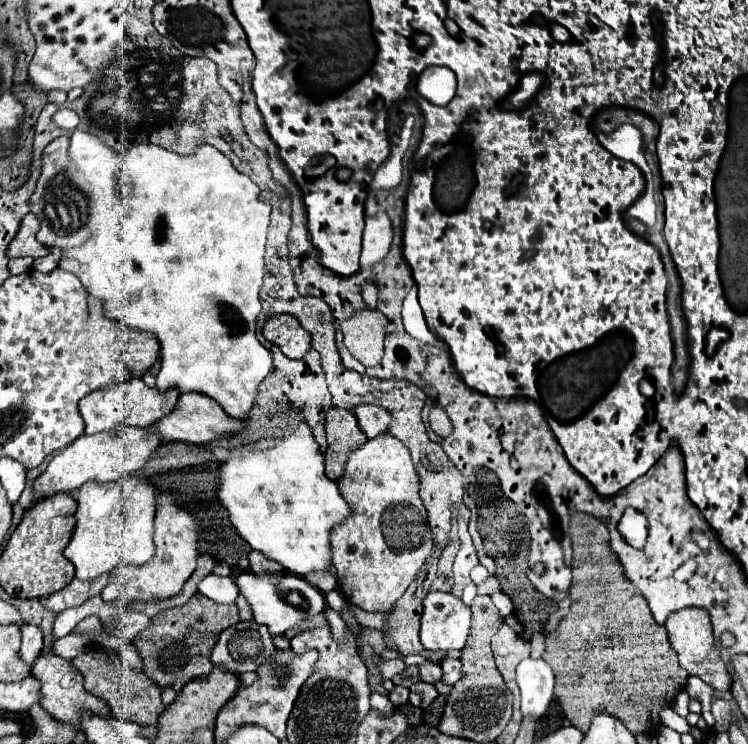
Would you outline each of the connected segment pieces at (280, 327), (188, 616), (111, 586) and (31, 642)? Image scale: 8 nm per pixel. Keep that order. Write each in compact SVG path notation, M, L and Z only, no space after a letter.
M291 314L271 316L263 324L263 336L279 346L287 358L303 358L311 348L309 332Z
M195 594L181 608L171 608L157 614L151 618L151 626L135 638L135 648L143 660L143 672L163 690L173 688L175 692L181 692L189 680L205 678L213 670L209 654L219 634L237 622L239 614L235 604L217 604L203 594Z
M111 580L111 582L103 588L103 592L101 592L101 598L103 598L105 602L113 602L113 600L117 600L119 596L121 596L121 590L119 590L119 586L117 586L115 580Z
M25 624L25 626L21 628L21 634L23 634L23 638L21 638L19 656L23 658L23 662L25 662L27 666L33 666L35 660L37 660L37 656L39 656L41 650L43 650L41 630L39 630L37 626L33 626L33 624Z

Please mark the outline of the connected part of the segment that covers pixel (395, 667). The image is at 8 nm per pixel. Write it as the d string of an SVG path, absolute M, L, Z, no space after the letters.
M379 660L379 662L377 662L377 668L379 668L379 672L383 674L383 678L393 678L395 674L403 672L405 664L403 664L401 660Z

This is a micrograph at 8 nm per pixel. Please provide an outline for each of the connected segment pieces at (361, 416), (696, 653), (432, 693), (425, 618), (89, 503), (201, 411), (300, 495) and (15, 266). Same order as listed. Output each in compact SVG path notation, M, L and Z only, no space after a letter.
M359 404L353 412L355 412L355 418L357 418L361 430L367 434L367 438L375 438L377 434L387 432L387 426L391 422L391 416L381 406Z
M683 608L679 612L673 612L667 618L665 628L669 632L671 646L679 656L679 664L691 676L699 676L703 682L707 682L709 686L713 686L715 690L721 690L721 692L731 688L731 676L727 672L727 666L723 664L723 660L719 658L719 650L715 648L715 640L713 640L709 614L703 608Z
M417 682L409 688L409 702L417 708L429 708L429 704L437 698L437 690L433 684Z
M429 592L423 600L421 644L427 650L461 650L469 634L471 610L461 598Z
M123 476L119 482L109 482L109 484L97 484L97 482L87 482L75 492L77 498L77 526L73 532L73 538L69 546L65 548L65 556L73 562L77 570L77 578L83 582L91 582L103 574L111 574L119 562L127 562L131 566L143 566L149 562L149 558L155 554L153 546L153 520L155 520L155 488L149 482L143 482L135 476Z
M187 392L187 394L179 396L171 414L167 414L163 420L153 424L153 430L155 430L155 434L159 434L159 438L163 442L189 442L189 444L203 444L205 446L217 438L239 432L243 428L243 424L245 422L229 418L223 410L217 408L217 402L207 398L205 394Z
M273 412L273 418L281 422L281 434L275 436L275 446L269 450L249 450L247 444L231 448L231 454L225 462L219 464L217 480L217 498L223 508L229 512L231 524L237 528L241 538L249 542L253 550L263 552L267 558L279 562L291 574L307 574L311 570L325 570L331 564L329 532L335 524L343 522L351 510L343 496L337 490L337 484L325 476L323 454L315 442L311 428L303 422L299 412Z
M15 258L9 262L9 272L11 274L23 274L27 270L31 270L31 264L33 264L33 258Z

